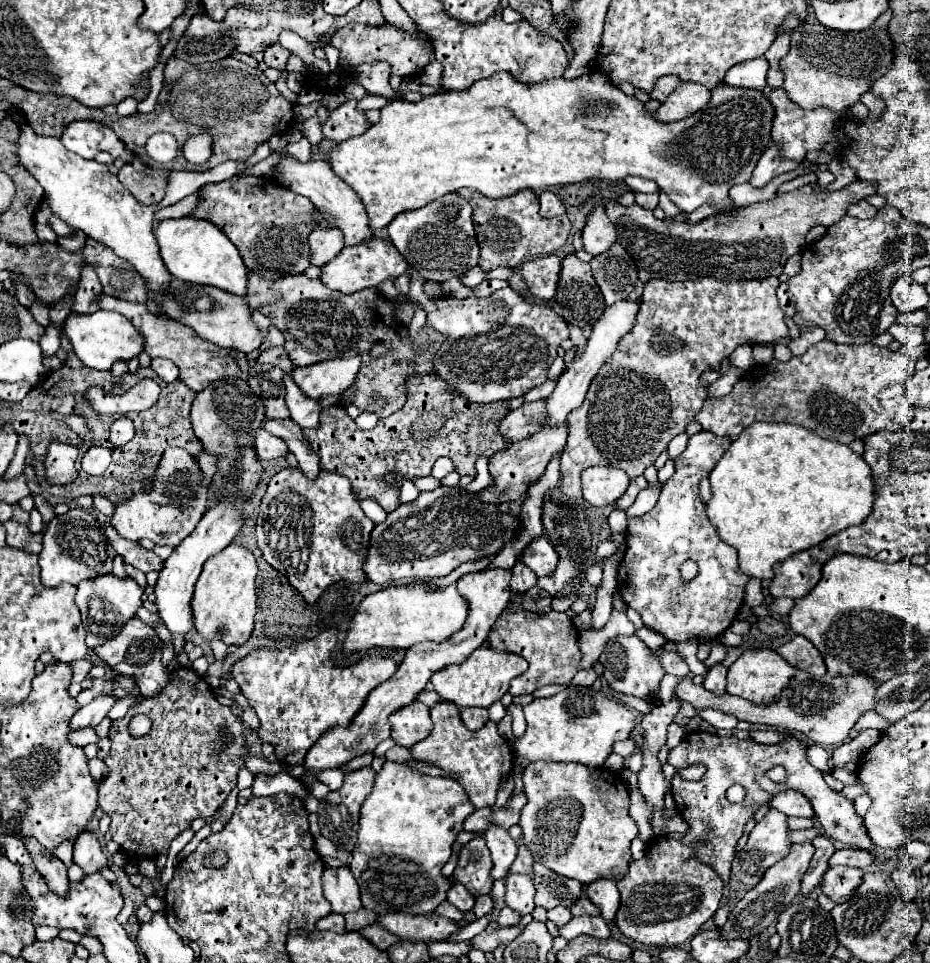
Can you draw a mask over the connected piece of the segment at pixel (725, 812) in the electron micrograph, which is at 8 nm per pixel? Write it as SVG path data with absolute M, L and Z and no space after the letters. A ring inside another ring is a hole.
M697 730L697 732L691 732L689 736L685 736L679 746L669 750L667 762L671 766L675 766L675 770L677 770L673 776L675 806L677 806L677 812L689 824L689 830L681 838L681 842L691 846L697 852L697 858L701 862L707 862L709 866L713 866L713 870L725 882L725 886L731 880L731 860L735 856L735 846L737 846L737 840L741 838L741 832L743 832L747 820L753 818L753 814L757 812L757 808L761 804L767 804L775 794L789 790L789 788L799 790L811 802L811 806L815 810L815 820L819 822L819 826L823 828L823 832L829 838L833 838L837 842L845 842L859 850L867 850L867 852L875 854L877 860L885 860L877 852L877 846L871 842L867 828L863 824L863 818L855 812L853 802L849 802L841 792L835 792L833 788L829 788L829 784L823 780L823 774L807 762L807 756L805 756L807 748L803 746L803 742L799 738L795 738L793 734L789 734L789 736L791 738L781 744L765 746L765 744L747 742L747 740L739 740L739 738L721 738L717 734ZM693 764L701 764L707 768L703 778L701 780L681 778L679 770L689 768ZM773 766L783 766L787 770L783 784L771 782L765 776L765 772ZM733 784L741 784L747 790L747 796L741 804L731 804L725 798L727 788Z

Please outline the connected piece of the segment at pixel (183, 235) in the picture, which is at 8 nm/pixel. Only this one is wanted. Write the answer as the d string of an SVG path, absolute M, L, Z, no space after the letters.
M179 218L179 220L163 220L157 230L155 238L159 244L161 258L167 266L167 270L179 278L187 280L191 284L207 284L217 286L221 290L227 290L237 296L247 296L247 270L241 262L239 250L233 246L233 242L209 220L201 218Z

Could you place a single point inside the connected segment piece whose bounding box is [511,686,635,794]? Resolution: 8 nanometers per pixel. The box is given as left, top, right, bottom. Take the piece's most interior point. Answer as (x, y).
(580, 725)

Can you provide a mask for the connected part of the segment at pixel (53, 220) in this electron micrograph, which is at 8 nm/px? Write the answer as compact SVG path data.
M54 214L50 216L49 224L57 236L68 236L75 231Z

